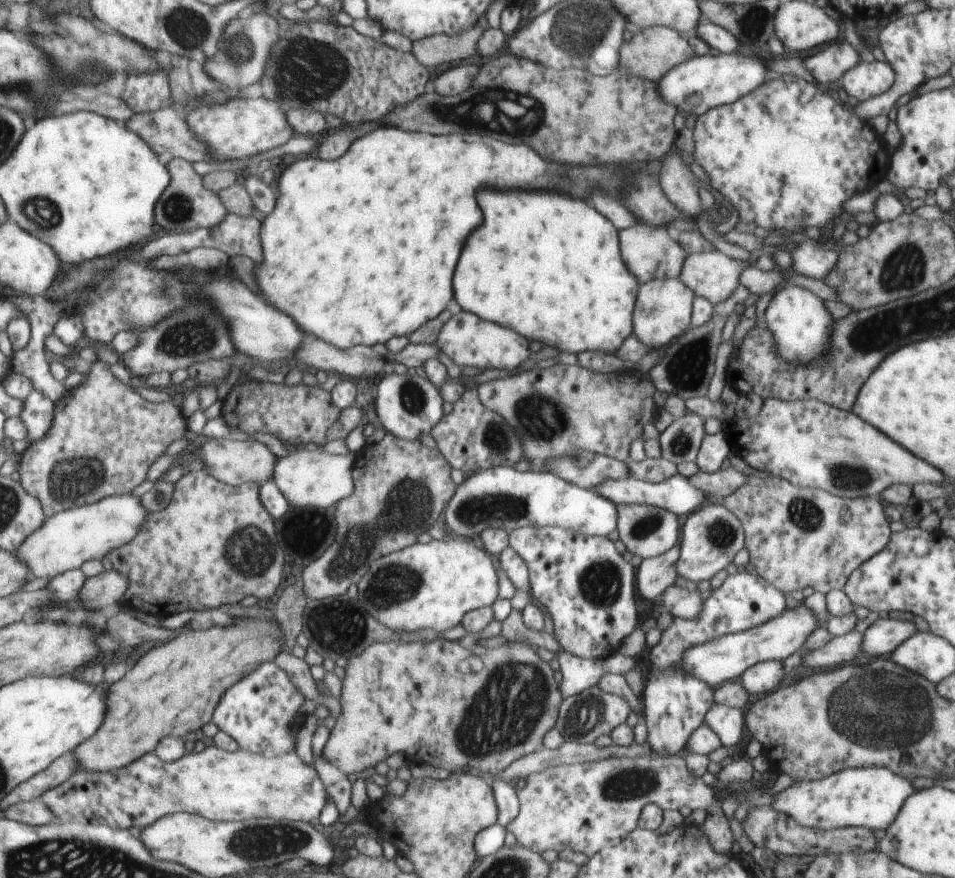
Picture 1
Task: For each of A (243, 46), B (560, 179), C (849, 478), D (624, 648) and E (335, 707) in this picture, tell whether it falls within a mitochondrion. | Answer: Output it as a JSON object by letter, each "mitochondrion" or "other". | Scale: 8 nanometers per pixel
{"A":"mitochondrion","B":"mitochondrion","C":"mitochondrion","D":"other","E":"other"}

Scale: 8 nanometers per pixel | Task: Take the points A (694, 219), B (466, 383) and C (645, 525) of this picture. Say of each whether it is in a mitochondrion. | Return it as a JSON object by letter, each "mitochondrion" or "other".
{"A":"other","B":"other","C":"mitochondrion"}

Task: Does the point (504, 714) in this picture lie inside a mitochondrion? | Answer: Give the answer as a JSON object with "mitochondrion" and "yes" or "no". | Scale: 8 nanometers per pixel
{"mitochondrion":"yes"}

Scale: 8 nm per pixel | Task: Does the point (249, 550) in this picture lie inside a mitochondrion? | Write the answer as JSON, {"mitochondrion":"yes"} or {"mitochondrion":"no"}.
{"mitochondrion":"yes"}

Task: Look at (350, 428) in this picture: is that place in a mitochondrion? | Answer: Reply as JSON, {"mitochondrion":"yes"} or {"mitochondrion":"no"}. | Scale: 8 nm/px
{"mitochondrion":"no"}

